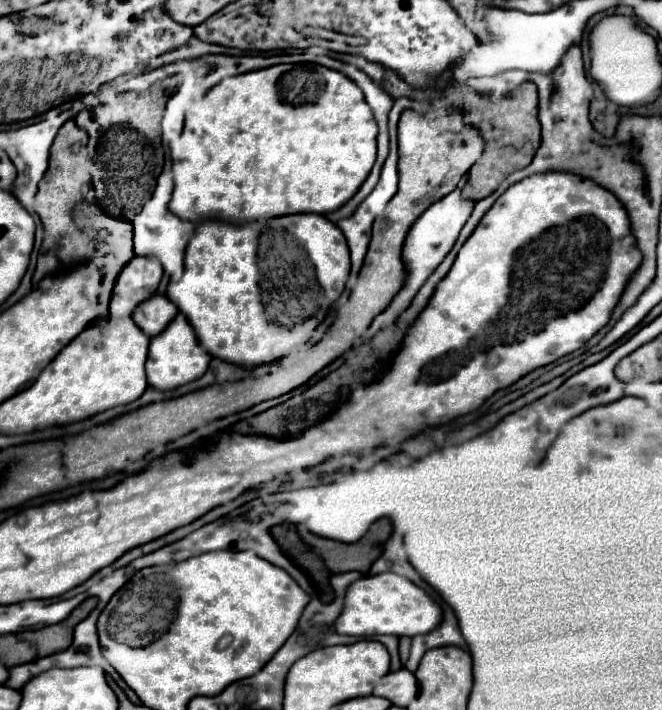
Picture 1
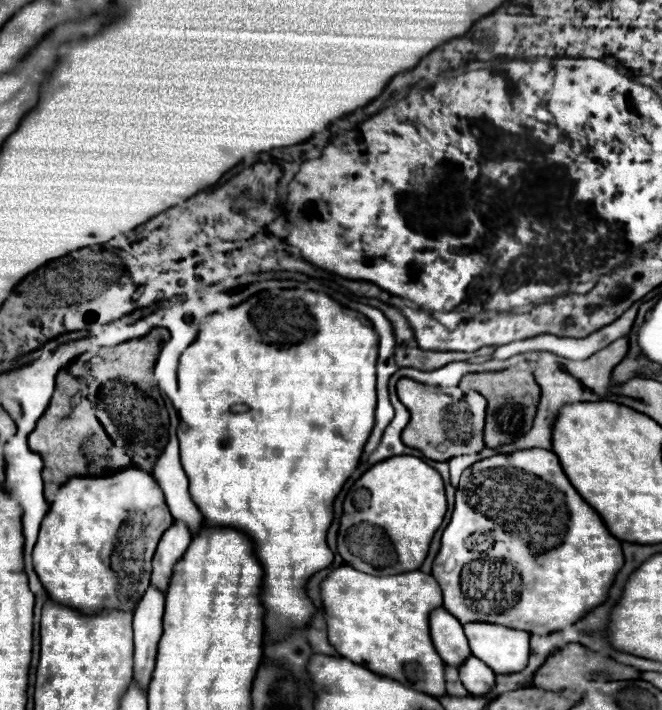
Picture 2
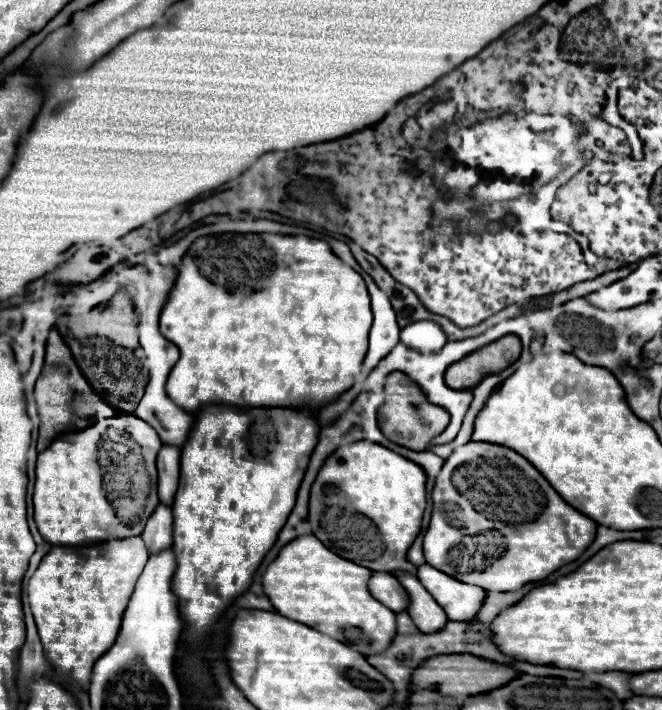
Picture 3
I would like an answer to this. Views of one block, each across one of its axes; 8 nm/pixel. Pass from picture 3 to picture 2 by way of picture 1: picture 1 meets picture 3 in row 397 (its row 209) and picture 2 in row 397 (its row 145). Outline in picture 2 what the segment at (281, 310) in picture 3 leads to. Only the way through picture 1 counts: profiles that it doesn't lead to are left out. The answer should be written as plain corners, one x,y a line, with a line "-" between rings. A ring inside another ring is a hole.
276,290
272,292
270,298
264,294
256,294
236,308
228,308
228,310
212,314
200,326
198,340
180,358
180,366
178,366
180,398
176,400
176,408
180,414
178,440
180,440
182,466
190,480
190,494
196,506
200,508
204,522
210,528
234,528
250,536
254,544
254,554
264,568
260,600
266,610
264,626
266,626
268,638
274,642
284,640
288,632
292,632
294,628
306,628
314,616
314,604
306,596
304,584
316,572
328,568
334,560
334,554
326,544
326,534
334,520
334,498
340,494
348,478
358,468
360,456
364,452
364,444
368,442
368,436
376,422
376,358
378,358
378,332
374,330
372,322
360,312
346,310
332,298
310,292
310,290

